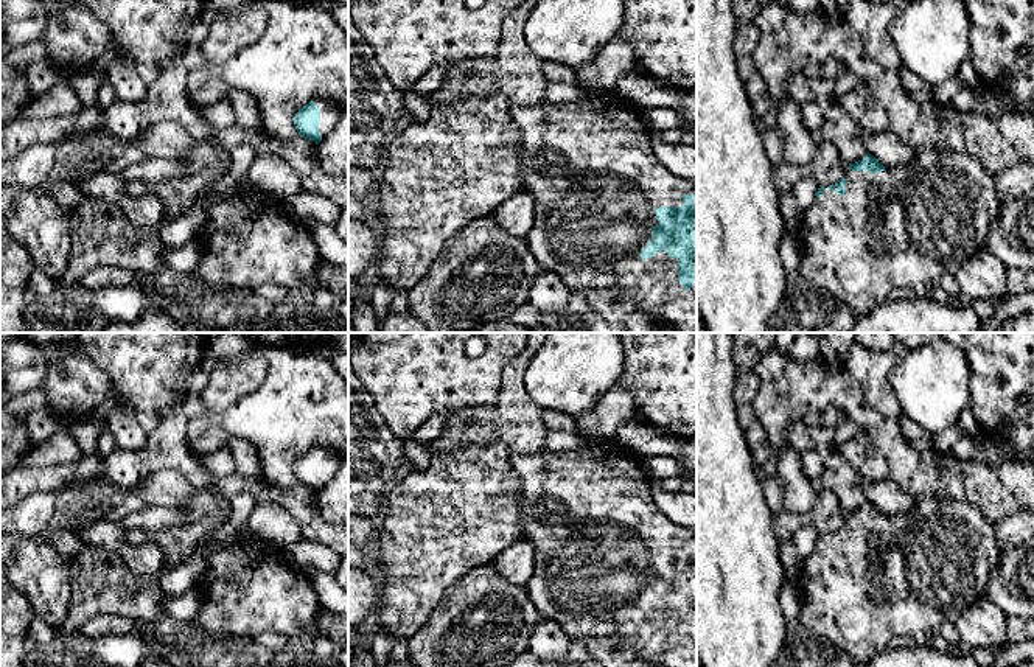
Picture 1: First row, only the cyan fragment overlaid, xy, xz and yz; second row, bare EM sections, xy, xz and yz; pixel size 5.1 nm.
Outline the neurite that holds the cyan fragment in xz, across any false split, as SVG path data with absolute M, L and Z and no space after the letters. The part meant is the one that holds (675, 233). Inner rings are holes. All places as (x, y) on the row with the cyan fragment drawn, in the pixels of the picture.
M585 92L571 103L512 106L510 118L522 135L522 190L529 191L535 201L533 227L526 243L541 269L558 275L571 291L617 289L620 297L631 297L651 323L667 325L675 333L697 333L697 180L673 176L658 159L650 145L648 124L639 109L616 92Z

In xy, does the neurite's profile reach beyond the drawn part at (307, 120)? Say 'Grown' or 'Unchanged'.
Grown

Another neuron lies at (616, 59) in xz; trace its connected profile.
M620 28L594 61L574 72L577 84L585 92L614 92L616 82L624 79L633 67L633 48L627 44Z

